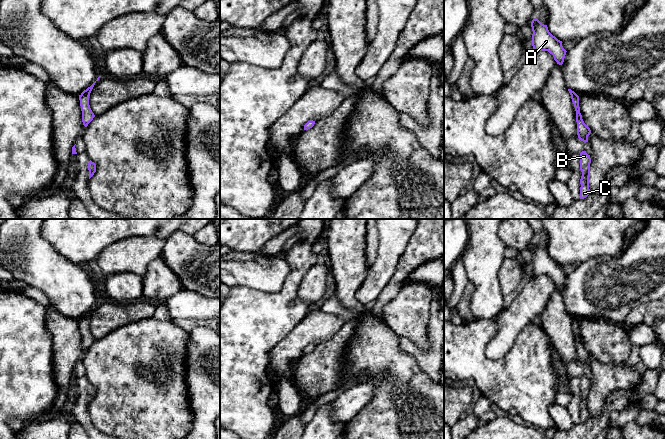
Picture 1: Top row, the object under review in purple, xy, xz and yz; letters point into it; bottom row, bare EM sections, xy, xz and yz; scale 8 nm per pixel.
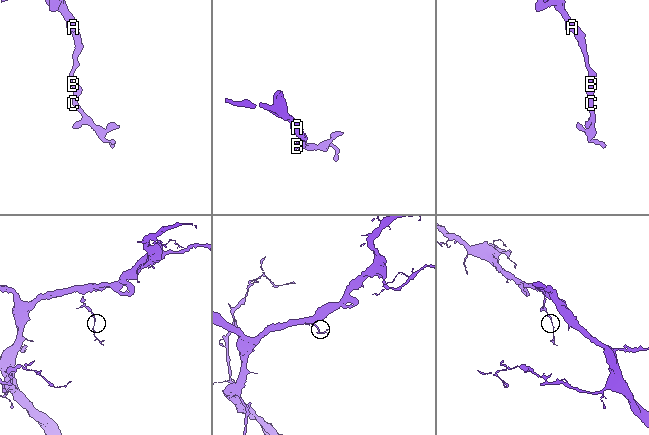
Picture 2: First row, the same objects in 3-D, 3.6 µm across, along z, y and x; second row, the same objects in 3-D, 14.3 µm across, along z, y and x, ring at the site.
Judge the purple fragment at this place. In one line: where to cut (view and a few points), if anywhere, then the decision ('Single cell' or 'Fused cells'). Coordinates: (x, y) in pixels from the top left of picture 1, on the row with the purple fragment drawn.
No split. Single cell

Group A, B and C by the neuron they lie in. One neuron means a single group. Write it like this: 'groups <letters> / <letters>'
groups A B C

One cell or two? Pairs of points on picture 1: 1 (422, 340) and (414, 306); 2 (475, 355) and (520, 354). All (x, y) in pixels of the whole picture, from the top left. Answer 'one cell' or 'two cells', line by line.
1: one cell
2: one cell

